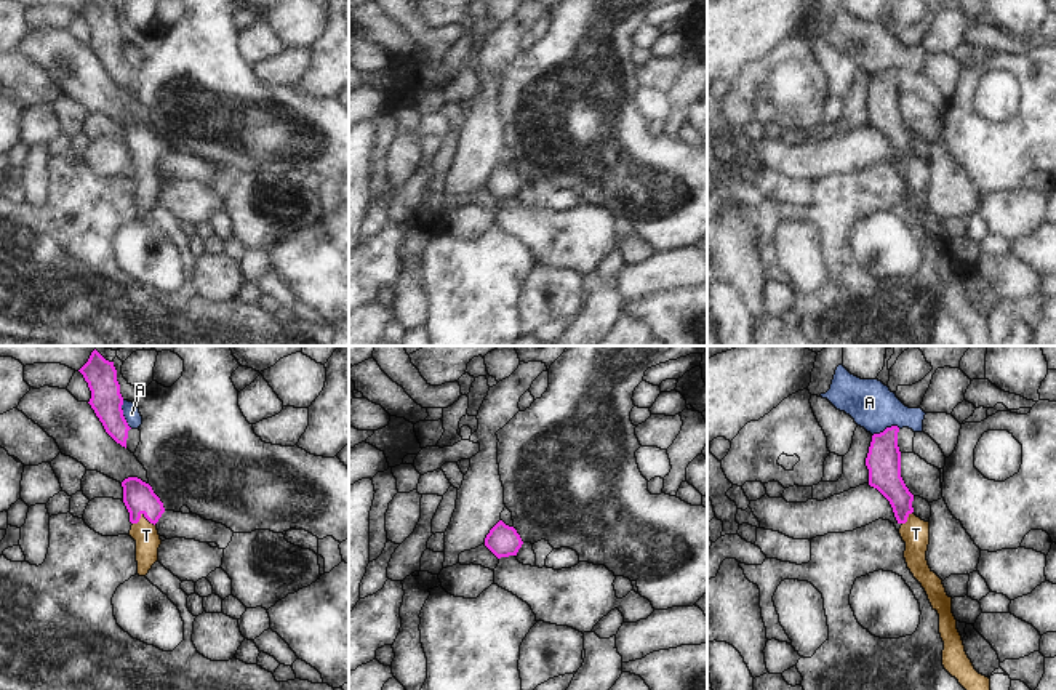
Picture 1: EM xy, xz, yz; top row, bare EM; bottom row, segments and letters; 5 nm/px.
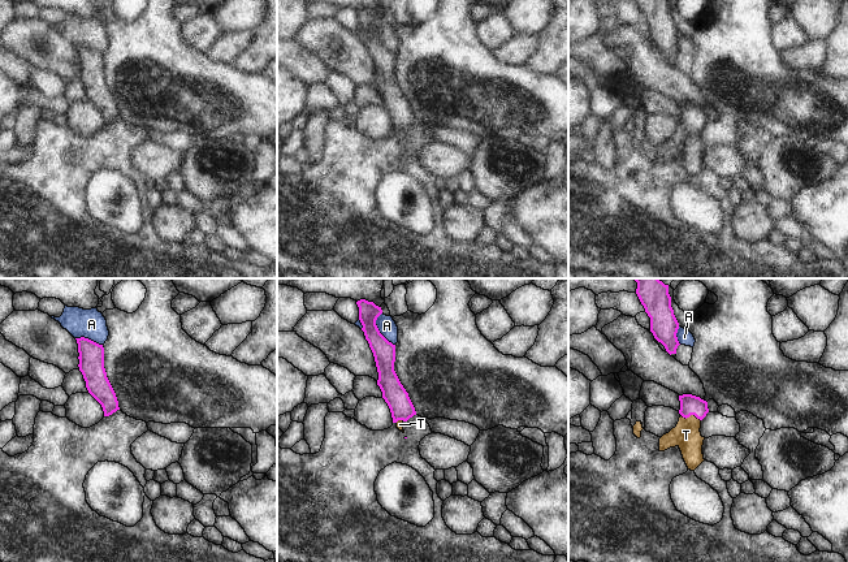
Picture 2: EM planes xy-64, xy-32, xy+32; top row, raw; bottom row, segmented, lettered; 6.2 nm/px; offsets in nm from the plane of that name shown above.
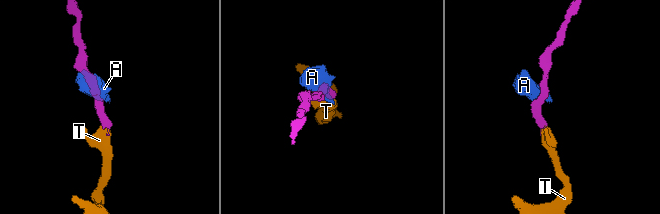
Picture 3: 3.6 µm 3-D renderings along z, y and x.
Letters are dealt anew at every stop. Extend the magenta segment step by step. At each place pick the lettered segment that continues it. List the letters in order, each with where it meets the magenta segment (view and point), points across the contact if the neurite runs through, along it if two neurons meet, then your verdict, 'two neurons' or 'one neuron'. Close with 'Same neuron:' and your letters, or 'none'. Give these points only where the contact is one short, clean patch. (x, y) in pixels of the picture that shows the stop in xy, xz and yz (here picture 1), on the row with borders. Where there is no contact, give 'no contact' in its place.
A: contact xy (122, 415); border xy (122, 401), (122, 415), (132, 428); two neurons
T: contact xy (144, 516); way xy (138, 497), (144, 506), (144, 516), (146, 535); one neuron
Same neuron: T

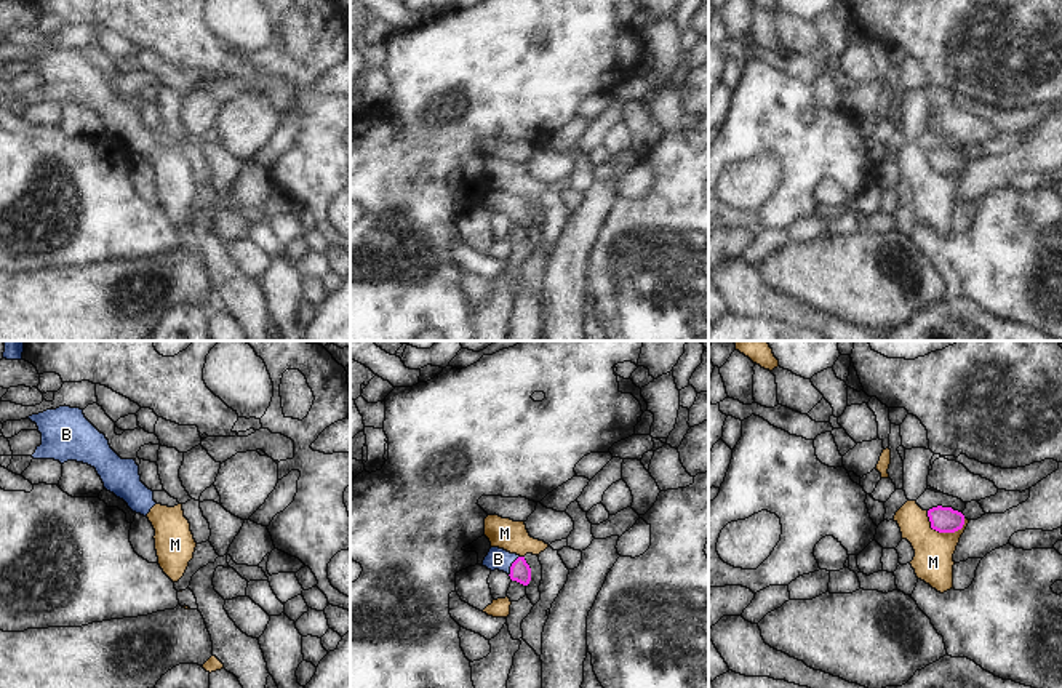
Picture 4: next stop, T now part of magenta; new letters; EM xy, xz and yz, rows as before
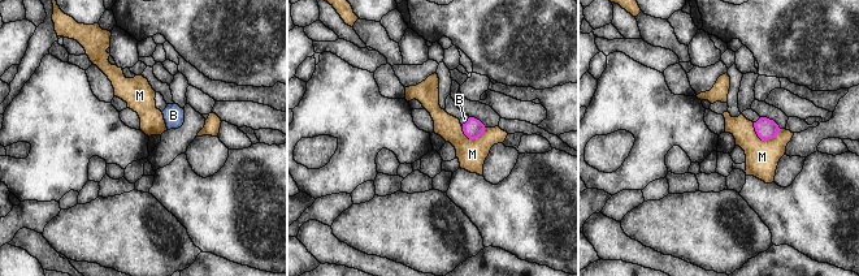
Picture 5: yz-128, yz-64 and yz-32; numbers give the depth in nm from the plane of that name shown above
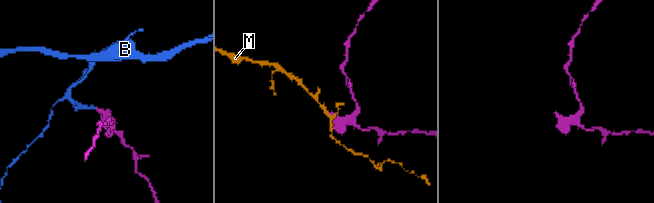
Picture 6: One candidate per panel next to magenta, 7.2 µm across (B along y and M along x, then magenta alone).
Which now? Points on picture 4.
B: contact xz (512, 565); way xz (520, 572), (512, 565), (498, 559); one neuron
M: contact yz (941, 532); border yz (926, 511), (930, 525), (939, 532), (957, 532), (965, 524); two neurons
Same neuron: B

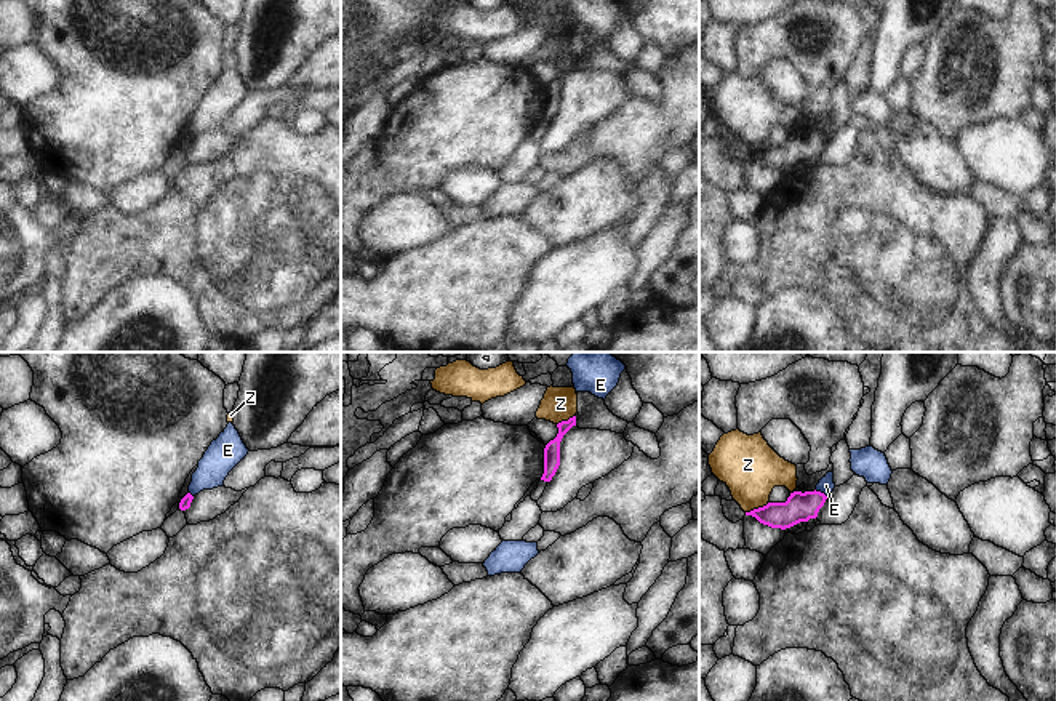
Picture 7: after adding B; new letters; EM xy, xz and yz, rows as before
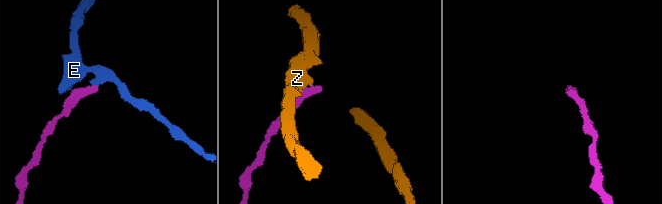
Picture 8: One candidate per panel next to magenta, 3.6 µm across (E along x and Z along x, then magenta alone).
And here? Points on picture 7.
E: contact yz (820, 492); border yz (815, 490), (826, 496); two neurons
Z: contact yz (759, 508); border yz (768, 503), (746, 512); two neurons
Same neuron: none

